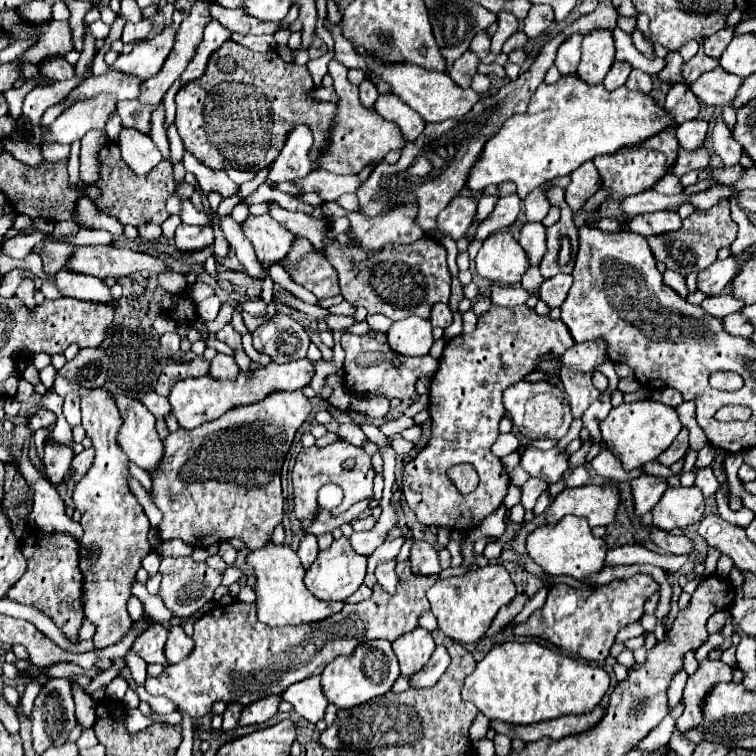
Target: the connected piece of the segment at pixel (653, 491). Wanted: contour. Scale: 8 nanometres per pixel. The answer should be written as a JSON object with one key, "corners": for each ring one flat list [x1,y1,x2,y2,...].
{"corners":[[639,476,631,480,631,486,633,486,637,516,643,516,645,512,653,510,655,504,665,494,665,490,669,488,667,478,661,478,661,476]]}

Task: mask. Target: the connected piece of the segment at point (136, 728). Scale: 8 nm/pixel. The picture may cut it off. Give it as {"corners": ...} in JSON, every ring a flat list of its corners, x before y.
{"corners":[[135,708,135,710,127,710,127,714,125,714,125,726,131,734,141,732,141,730,145,730,147,726,151,726,155,722,173,722,174,725,180,725,181,713,174,711,172,714,161,715,153,712,153,714,145,716,145,714,141,714,139,708]]}

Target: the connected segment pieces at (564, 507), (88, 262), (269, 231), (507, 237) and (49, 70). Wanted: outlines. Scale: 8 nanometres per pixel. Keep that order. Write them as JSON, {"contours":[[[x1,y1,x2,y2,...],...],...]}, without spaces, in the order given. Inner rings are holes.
{"contours":[[[613,484,565,488,547,510,547,524,559,522,567,514,587,518,589,526,609,526,615,522,619,508,619,488]],[[77,246,67,260,67,270,97,278,123,278,133,272,163,272,165,264,147,254,111,246]],[[249,216,241,226,261,262,275,262,285,258,297,238,271,216]],[[509,232,491,234,483,242,475,258,475,264,479,276,507,286,521,282,523,274,531,266,527,252]],[[47,58,43,64,39,64,39,74,51,78,51,80,69,80,75,76,75,68,65,62,65,58]]]}

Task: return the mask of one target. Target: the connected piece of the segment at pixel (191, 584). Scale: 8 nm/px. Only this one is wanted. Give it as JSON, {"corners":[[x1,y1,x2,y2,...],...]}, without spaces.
{"corners":[[161,558,159,572,163,576,159,596,163,598,165,606,175,616,181,616,181,618,193,616,207,602,211,602,213,600,213,592,221,584,221,578,223,578,221,572,209,568,205,562,195,562,193,558]]}

